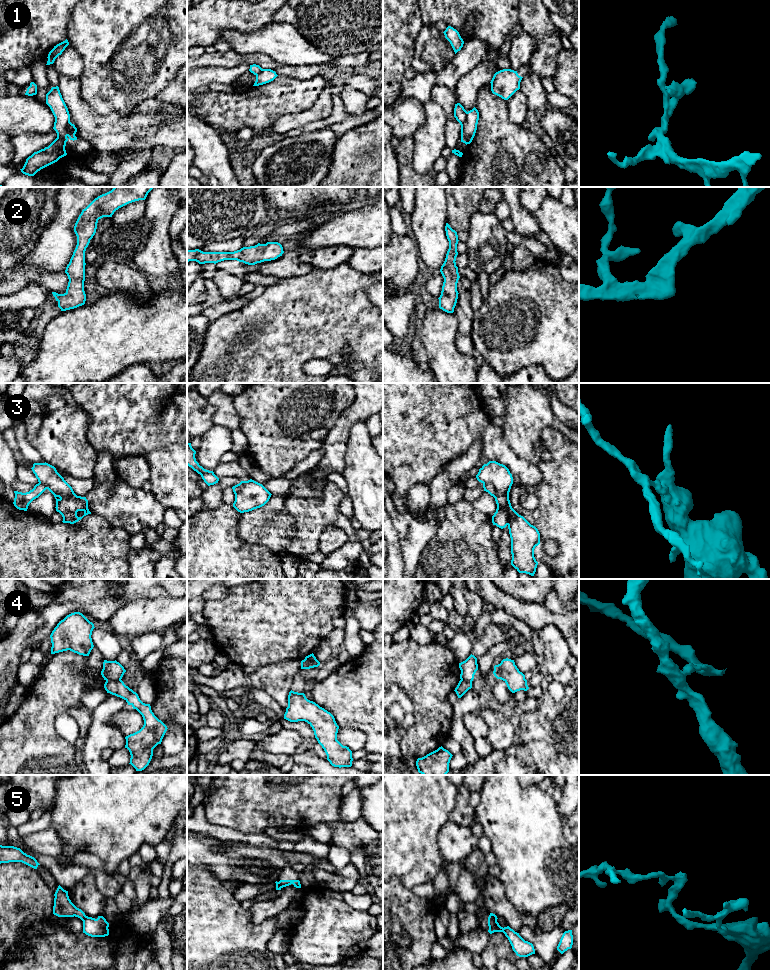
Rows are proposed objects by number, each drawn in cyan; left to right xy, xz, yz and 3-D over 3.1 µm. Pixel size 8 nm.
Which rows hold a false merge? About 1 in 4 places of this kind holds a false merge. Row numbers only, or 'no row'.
1, 3, 4, 5

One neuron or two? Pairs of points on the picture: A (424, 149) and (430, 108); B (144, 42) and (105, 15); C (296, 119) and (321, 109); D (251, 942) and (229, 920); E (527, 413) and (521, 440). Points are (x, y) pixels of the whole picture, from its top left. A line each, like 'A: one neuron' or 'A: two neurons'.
A: one neuron
B: one neuron
C: one neuron
D: one neuron
E: one neuron

